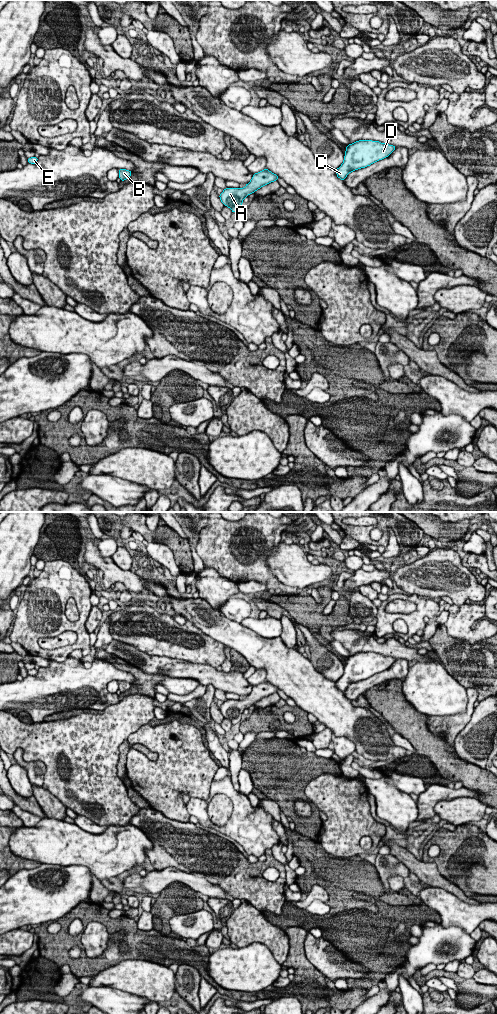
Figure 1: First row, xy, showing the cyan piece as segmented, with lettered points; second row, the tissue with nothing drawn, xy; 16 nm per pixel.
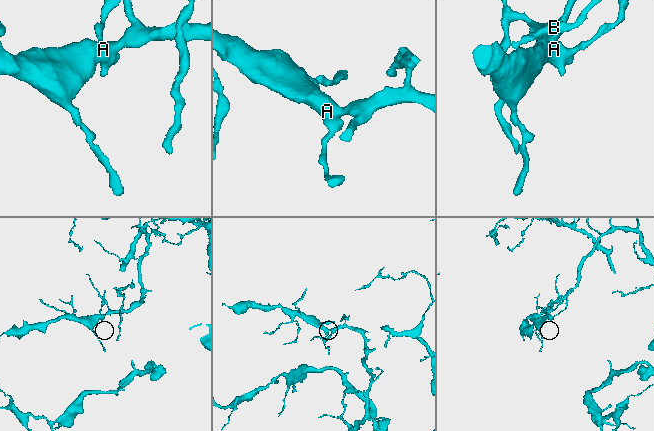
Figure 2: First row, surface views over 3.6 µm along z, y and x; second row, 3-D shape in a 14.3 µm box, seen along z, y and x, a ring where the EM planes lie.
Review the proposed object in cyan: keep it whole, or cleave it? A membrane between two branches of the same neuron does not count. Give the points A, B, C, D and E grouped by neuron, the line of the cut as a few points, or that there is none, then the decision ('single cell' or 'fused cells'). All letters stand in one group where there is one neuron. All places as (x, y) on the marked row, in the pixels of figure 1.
A B C D E; no cut; single cell

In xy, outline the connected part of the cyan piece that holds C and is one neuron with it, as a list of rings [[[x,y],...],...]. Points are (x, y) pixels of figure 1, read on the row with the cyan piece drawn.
[[[359,140],[349,144],[342,165],[335,170],[337,177],[345,180],[350,172],[388,157],[395,149],[393,145],[372,140]]]

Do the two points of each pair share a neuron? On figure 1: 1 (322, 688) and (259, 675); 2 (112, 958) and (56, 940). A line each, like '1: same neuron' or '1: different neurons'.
1: different neurons
2: same neuron

